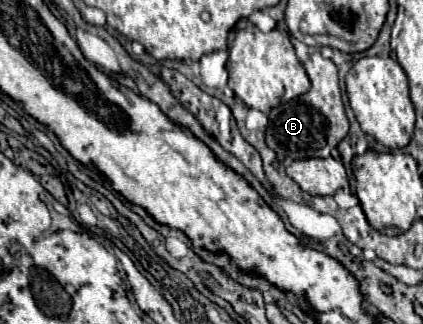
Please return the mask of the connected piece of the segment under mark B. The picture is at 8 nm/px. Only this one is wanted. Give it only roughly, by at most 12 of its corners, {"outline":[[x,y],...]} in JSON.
{"outline":[[312,53],[310,91],[268,113],[280,161],[330,157],[348,135],[338,69]]}

